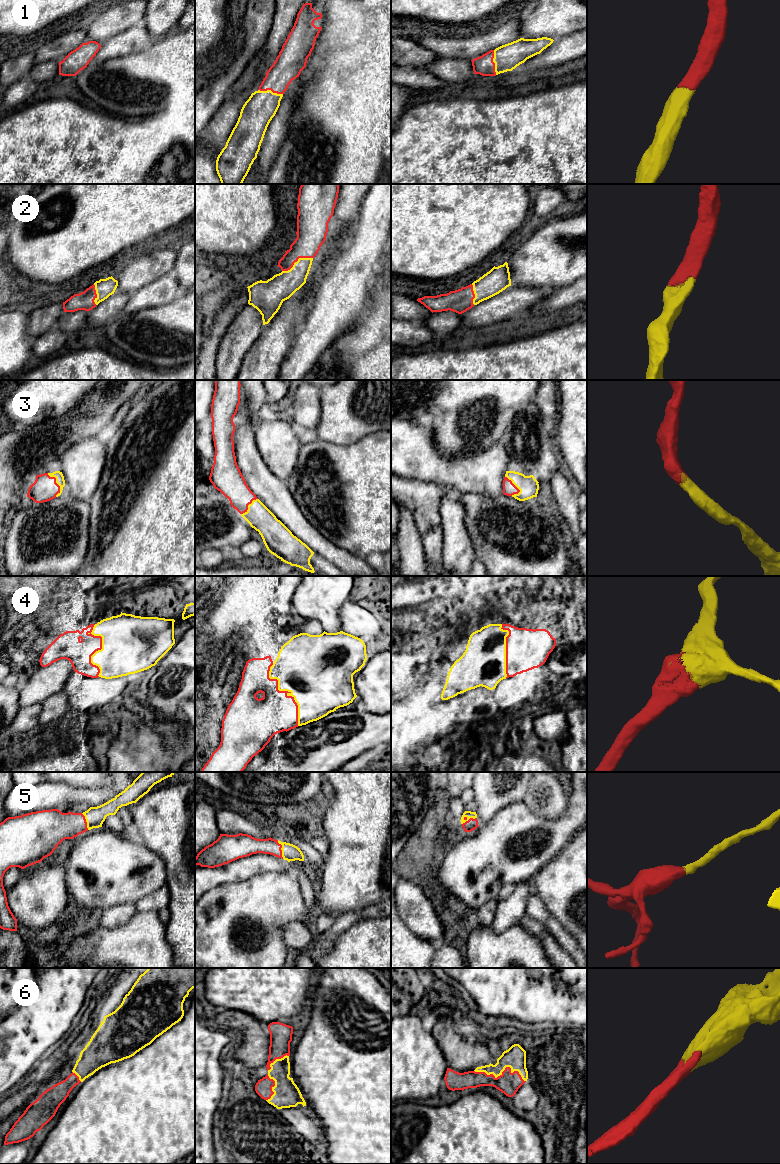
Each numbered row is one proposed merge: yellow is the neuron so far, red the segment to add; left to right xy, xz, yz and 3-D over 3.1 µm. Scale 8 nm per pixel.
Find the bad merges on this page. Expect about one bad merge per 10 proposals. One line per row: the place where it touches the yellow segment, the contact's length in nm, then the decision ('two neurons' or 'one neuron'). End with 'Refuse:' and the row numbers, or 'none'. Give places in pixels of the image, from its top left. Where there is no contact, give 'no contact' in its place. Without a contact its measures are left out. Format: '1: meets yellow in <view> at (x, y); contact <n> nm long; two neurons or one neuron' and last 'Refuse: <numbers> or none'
1: meets yellow in xz at (270, 90); contact 200 nm long; one neuron
2: meets yellow in xz at (297, 261); contact 280 nm long; one neuron
3: meets yellow in xy at (56, 482); contact 200 nm long; one neuron
4: meets yellow in xz at (285, 690); contact 550 nm long; one neuron
5: meets yellow in yz at (469, 818); contact 130 nm long; one neuron
6: meets yellow in yz at (501, 1072); contact 420 nm long; one neuron
Refuse: none

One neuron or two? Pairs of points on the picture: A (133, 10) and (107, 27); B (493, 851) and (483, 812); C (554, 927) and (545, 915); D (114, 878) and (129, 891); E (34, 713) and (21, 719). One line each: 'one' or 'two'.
A: one
B: two
C: one
D: one
E: one

